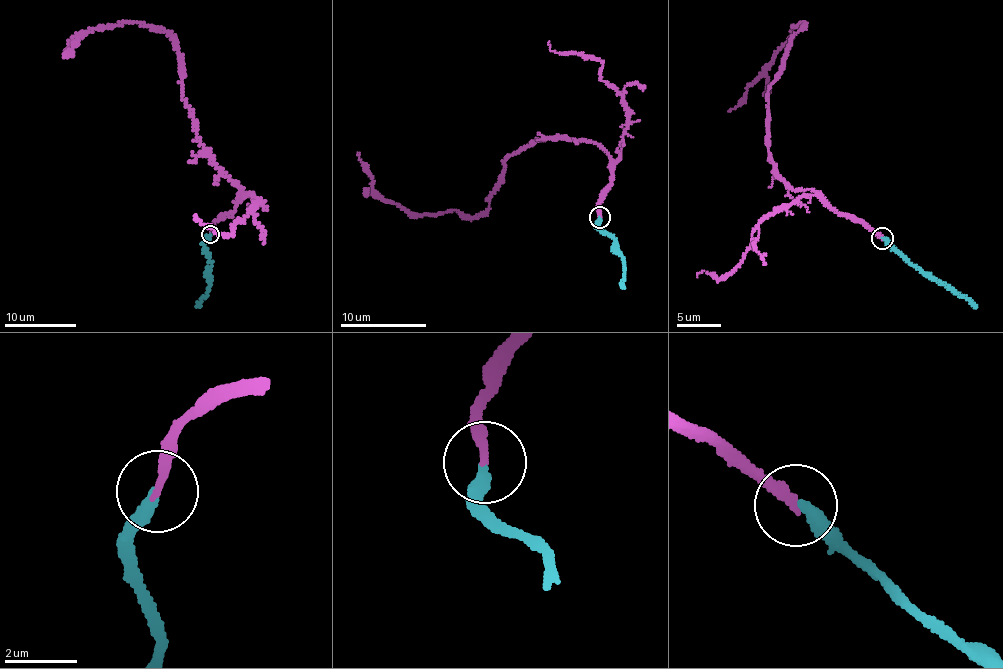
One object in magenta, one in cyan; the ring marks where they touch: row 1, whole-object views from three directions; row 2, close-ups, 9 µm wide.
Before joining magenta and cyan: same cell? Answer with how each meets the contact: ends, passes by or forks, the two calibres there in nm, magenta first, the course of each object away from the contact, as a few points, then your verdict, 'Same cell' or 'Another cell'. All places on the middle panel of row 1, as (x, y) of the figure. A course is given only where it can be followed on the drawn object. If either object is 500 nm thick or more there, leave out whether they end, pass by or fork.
At the ring magenta ends. At the ring cyan ends. Thickness 240 nm (magenta) against 320 nm. Course of magenta: (599, 217), (611, 173), (589, 142), (534, 141), (510, 156), (488, 206), (467, 216), (379, 198), (357, 152). Course of cyan: (599, 217), (601, 230), (614, 238), (615, 251), (623, 260), (625, 281), (621, 288). Same cell

